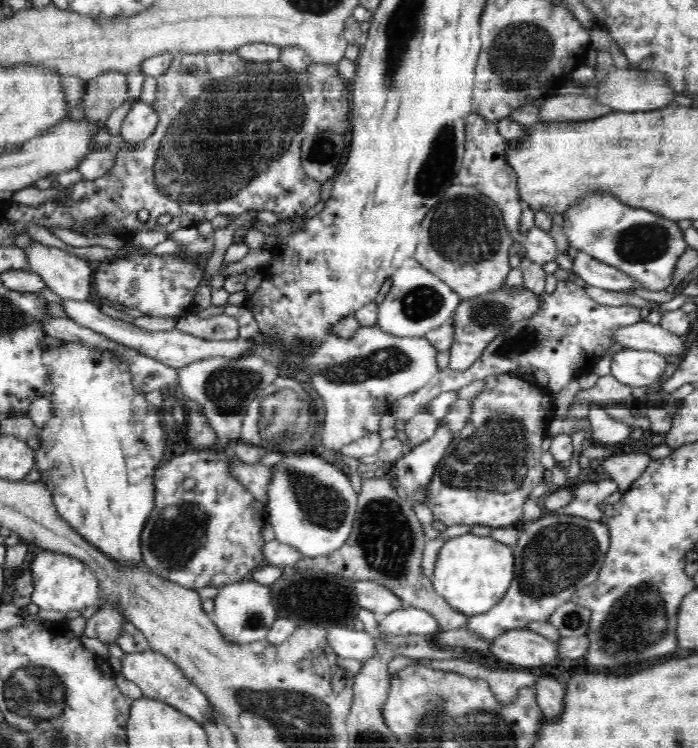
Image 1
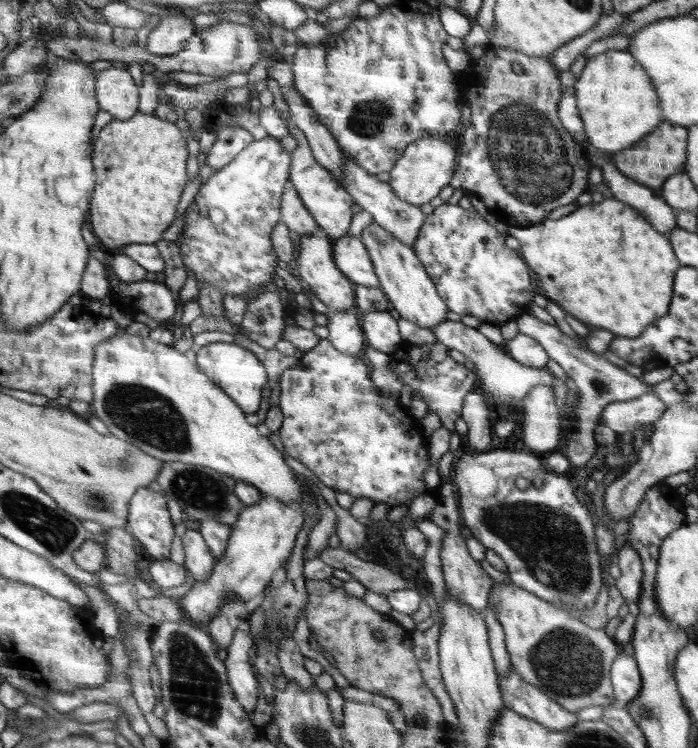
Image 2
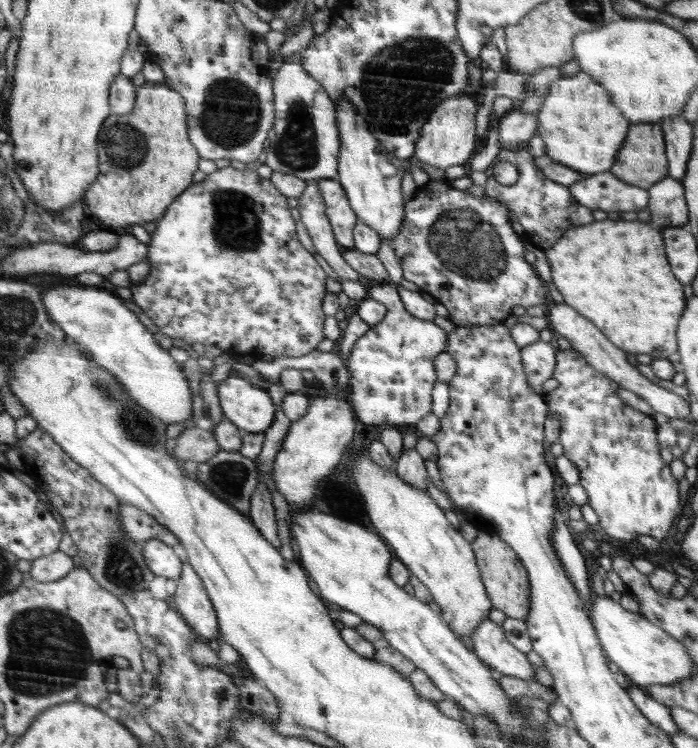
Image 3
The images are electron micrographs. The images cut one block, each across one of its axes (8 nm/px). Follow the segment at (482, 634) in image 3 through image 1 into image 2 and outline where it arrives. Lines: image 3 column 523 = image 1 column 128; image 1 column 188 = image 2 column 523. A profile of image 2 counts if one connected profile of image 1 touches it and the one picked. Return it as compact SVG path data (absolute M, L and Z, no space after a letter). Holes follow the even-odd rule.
M513 669L500 680L504 706L555 730L566 730L577 723L577 714L562 708L541 690L534 688Z

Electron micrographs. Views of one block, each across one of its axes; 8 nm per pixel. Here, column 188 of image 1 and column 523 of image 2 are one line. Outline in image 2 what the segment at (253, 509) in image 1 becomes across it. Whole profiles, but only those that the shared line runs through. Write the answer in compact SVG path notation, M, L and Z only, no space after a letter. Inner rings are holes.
M506 450L486 451L482 453L470 452L462 455L458 459L458 463L452 476L455 478L455 482L458 485L459 498L460 498L460 514L462 514L462 521L464 525L468 527L468 530L482 546L486 549L493 550L497 555L502 557L502 560L507 564L507 574L510 576L510 582L517 585L520 588L528 589L529 592L537 594L542 597L542 600L548 600L554 605L558 605L558 608L574 609L579 614L590 611L593 608L593 604L598 600L598 596L602 592L602 578L600 578L600 558L598 558L598 552L596 552L596 542L594 542L594 518L590 522L590 512L588 512L588 504L578 504L578 500L574 498L574 486L570 484L570 477L562 478L562 474L556 476L556 474L550 474L550 471L546 471L540 463L540 458L532 454L532 452L506 452Z

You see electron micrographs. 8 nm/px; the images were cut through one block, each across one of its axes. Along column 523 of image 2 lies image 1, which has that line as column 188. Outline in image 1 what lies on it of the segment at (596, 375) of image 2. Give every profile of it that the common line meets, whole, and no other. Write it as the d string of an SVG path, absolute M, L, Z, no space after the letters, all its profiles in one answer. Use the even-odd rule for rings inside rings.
M225 313L208 319L200 319L191 314L178 320L176 329L208 340L230 340L239 337L238 321Z

